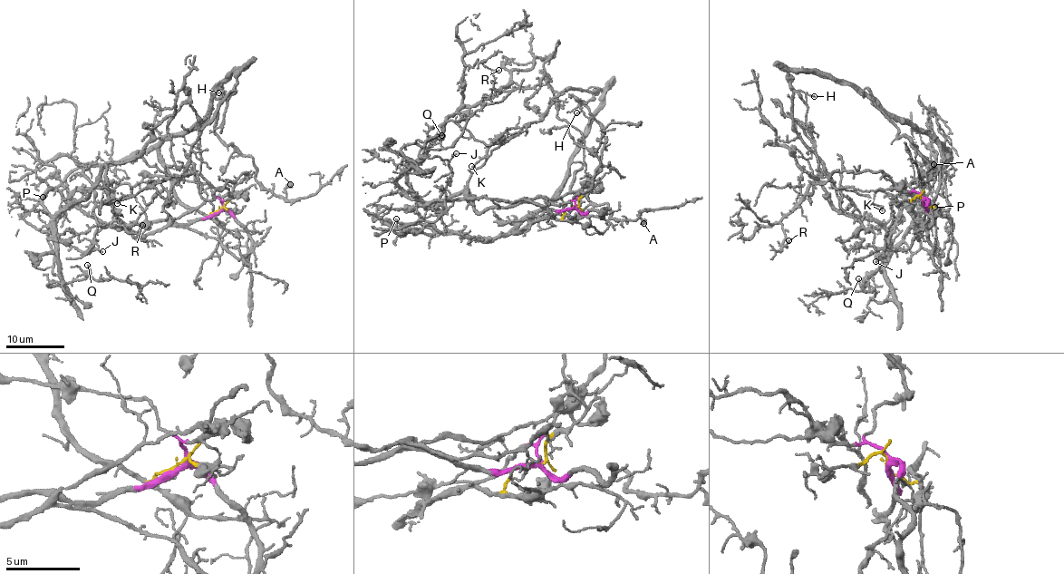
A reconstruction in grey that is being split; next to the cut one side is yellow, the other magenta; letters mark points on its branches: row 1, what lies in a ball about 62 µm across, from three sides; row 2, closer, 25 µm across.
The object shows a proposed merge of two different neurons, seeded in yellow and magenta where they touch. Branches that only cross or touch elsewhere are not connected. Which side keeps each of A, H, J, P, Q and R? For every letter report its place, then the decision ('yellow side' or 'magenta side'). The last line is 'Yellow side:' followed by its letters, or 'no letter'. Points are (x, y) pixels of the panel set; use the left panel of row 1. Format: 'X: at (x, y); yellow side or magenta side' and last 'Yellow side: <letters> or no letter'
A: at (290, 184); yellow side
H: at (218, 92); yellow side
J: at (102, 251); yellow side
P: at (43, 197); yellow side
Q: at (87, 265); magenta side
R: at (142, 225); magenta side
Yellow side: A, H, J, P

